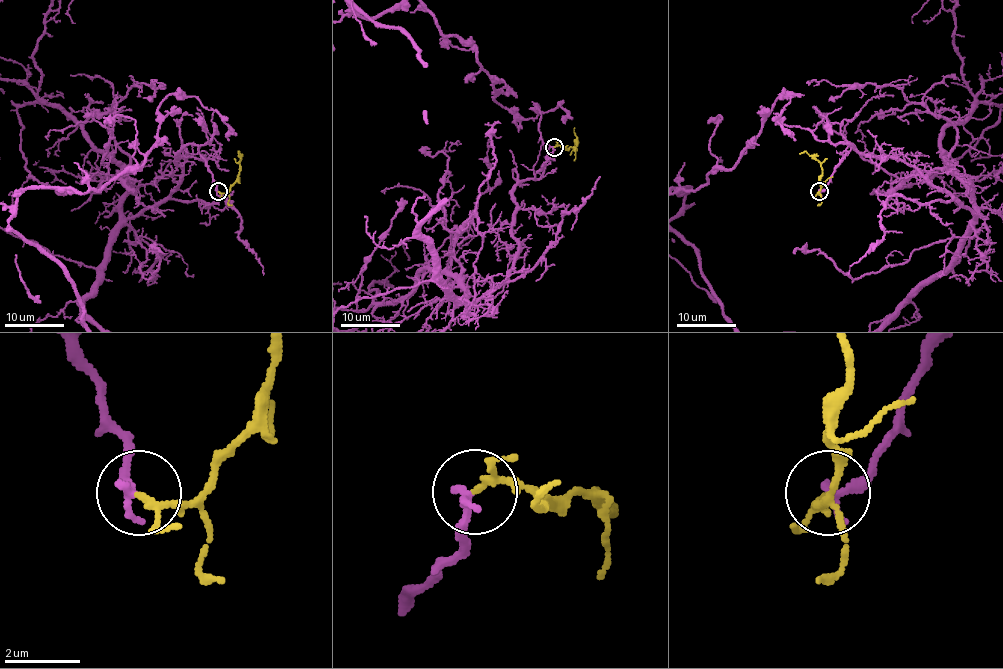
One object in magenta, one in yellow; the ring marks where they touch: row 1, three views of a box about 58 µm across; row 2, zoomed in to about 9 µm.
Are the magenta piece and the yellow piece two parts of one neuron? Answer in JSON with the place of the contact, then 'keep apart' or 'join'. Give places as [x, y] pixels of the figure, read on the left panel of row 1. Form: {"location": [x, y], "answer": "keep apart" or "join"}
{"location": [218, 191], "answer": "join"}

